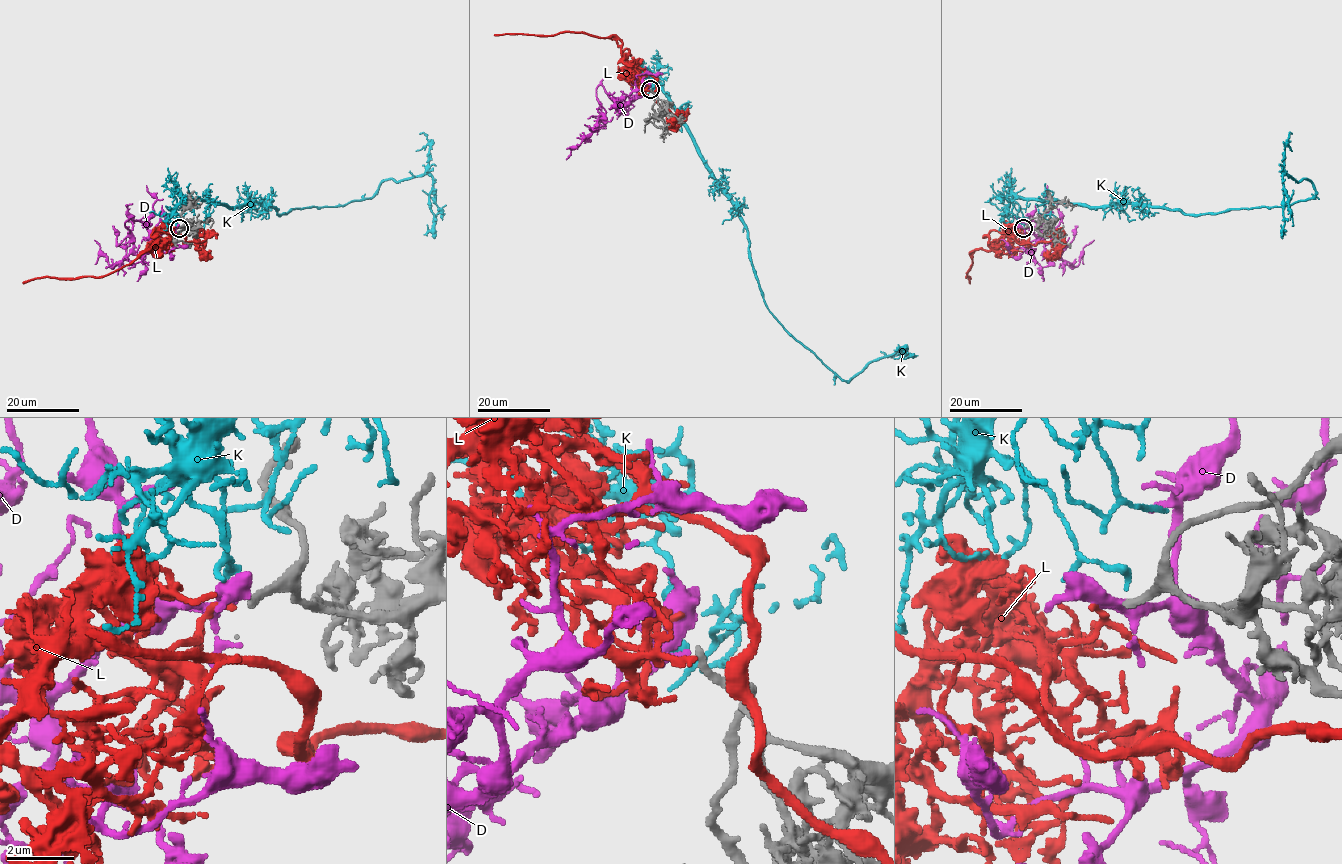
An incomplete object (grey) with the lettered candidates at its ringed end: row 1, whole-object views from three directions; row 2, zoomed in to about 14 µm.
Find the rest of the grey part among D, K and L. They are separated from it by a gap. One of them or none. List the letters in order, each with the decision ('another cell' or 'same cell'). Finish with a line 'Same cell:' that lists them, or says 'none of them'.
D: another cell
K: another cell
L: another cell
Same cell: none of them

